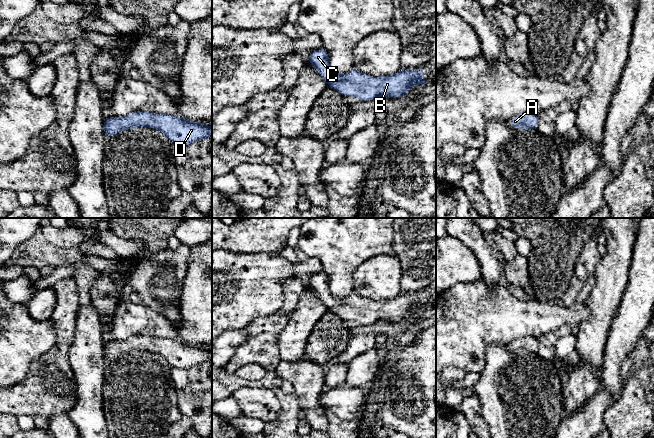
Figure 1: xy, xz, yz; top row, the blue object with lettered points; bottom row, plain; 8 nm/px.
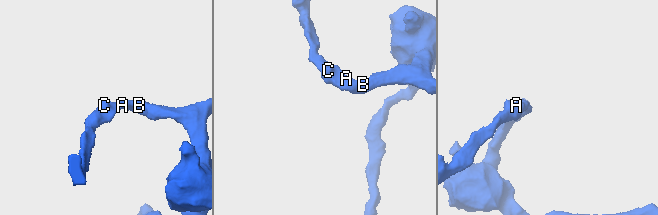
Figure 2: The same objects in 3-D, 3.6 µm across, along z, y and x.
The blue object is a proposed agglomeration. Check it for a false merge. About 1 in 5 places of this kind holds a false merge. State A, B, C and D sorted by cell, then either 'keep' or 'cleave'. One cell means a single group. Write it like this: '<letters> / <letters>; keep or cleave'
A B C D; keep

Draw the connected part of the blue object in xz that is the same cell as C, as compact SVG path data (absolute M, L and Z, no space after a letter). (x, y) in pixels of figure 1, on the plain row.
M322 271L310 275L307 288L314 290L328 311L337 314L342 320L354 320L361 325L376 322L402 322L416 308L427 308L423 302L425 296L420 293L404 293L396 298L371 301L353 291L349 297L334 297L329 289L328 276Z

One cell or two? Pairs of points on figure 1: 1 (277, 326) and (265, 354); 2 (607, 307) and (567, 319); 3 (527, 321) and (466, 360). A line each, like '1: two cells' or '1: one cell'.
1: one cell
2: two cells
3: one cell

